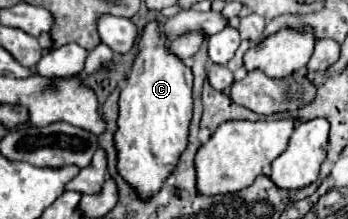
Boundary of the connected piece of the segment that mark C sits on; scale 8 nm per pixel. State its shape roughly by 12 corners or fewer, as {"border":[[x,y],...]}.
{"border":[[147,24],[119,96],[117,172],[141,200],[187,146],[193,72]]}

